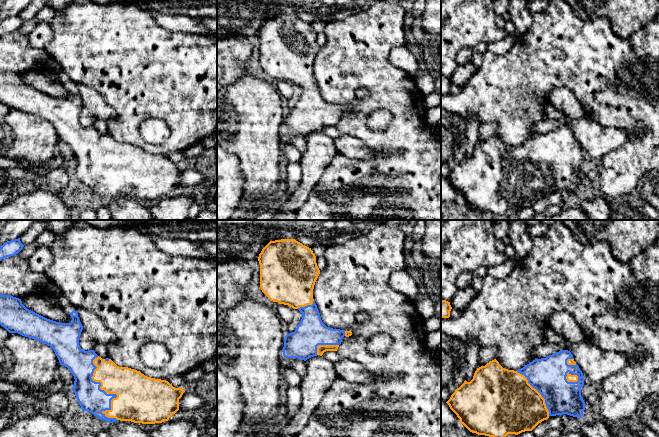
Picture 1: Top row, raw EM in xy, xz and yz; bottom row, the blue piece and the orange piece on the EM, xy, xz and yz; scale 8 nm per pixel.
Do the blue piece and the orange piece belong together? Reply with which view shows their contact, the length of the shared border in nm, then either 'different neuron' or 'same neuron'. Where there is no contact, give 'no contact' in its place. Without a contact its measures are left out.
xy | 550 nm | same neuron

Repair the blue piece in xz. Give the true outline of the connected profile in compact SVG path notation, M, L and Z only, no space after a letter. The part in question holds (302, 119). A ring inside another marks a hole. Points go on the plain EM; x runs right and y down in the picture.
M295 15L270 17L259 30L258 37L262 68L271 77L298 85L303 91L295 107L285 112L283 132L306 137L317 131L322 132L326 127L337 127L343 113L351 112L352 108L329 104L321 96L313 75L313 65L320 46L311 24Z

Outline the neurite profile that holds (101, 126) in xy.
M95 120L93 126L102 135L109 134L108 133L108 126L107 126L107 123L105 121Z

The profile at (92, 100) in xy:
M76 85L83 105L94 116L95 120L106 123L116 119L116 111L109 106L101 94L86 85Z

